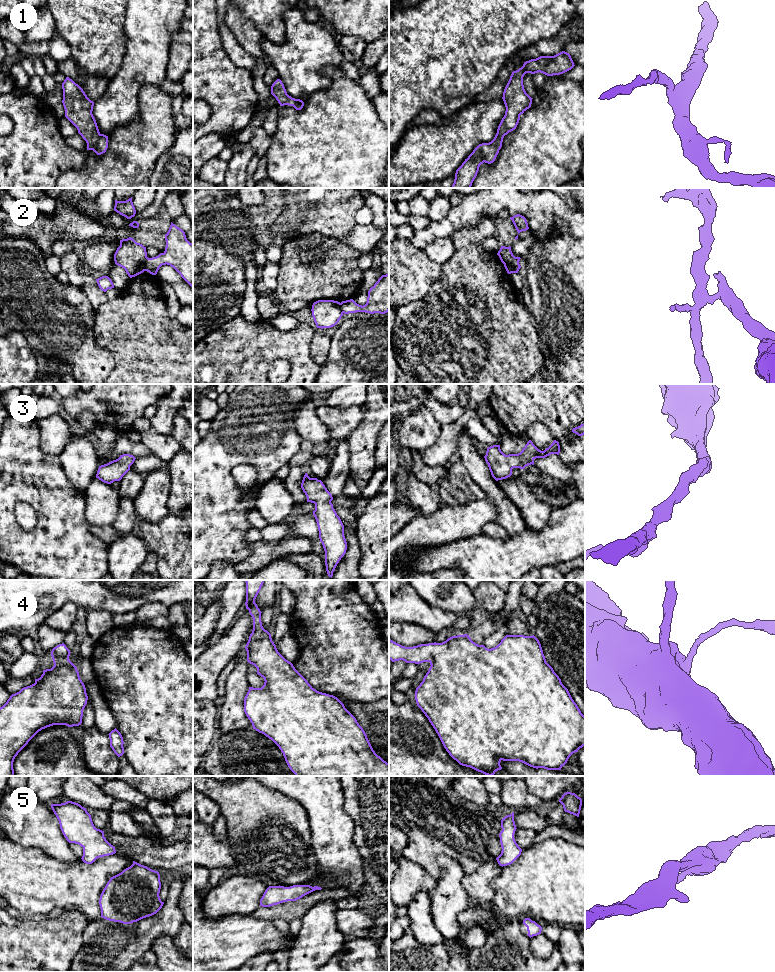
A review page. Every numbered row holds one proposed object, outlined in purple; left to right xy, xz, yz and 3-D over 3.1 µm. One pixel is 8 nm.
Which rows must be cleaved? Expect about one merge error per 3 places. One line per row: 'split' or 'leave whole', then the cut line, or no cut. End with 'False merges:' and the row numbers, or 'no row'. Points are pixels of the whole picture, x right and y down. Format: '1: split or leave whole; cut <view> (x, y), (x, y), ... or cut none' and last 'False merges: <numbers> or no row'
1: leave whole; cut none
2: split; cut xy (147, 257), (144, 263), (144, 270)
3: leave whole; cut none
4: leave whole; cut none
5: leave whole; cut none
False merges: 2

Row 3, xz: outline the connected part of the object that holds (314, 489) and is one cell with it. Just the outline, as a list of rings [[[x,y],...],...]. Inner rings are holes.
[[[305,473],[301,488],[307,497],[307,502],[315,504],[313,515],[317,522],[319,539],[325,551],[326,571],[332,578],[337,564],[347,550],[344,525],[333,508],[331,493],[321,480],[310,478]]]

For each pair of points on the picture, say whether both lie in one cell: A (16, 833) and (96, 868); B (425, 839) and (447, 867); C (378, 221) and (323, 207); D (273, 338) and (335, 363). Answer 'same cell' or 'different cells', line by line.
A: different cells
B: different cells
C: different cells
D: different cells

